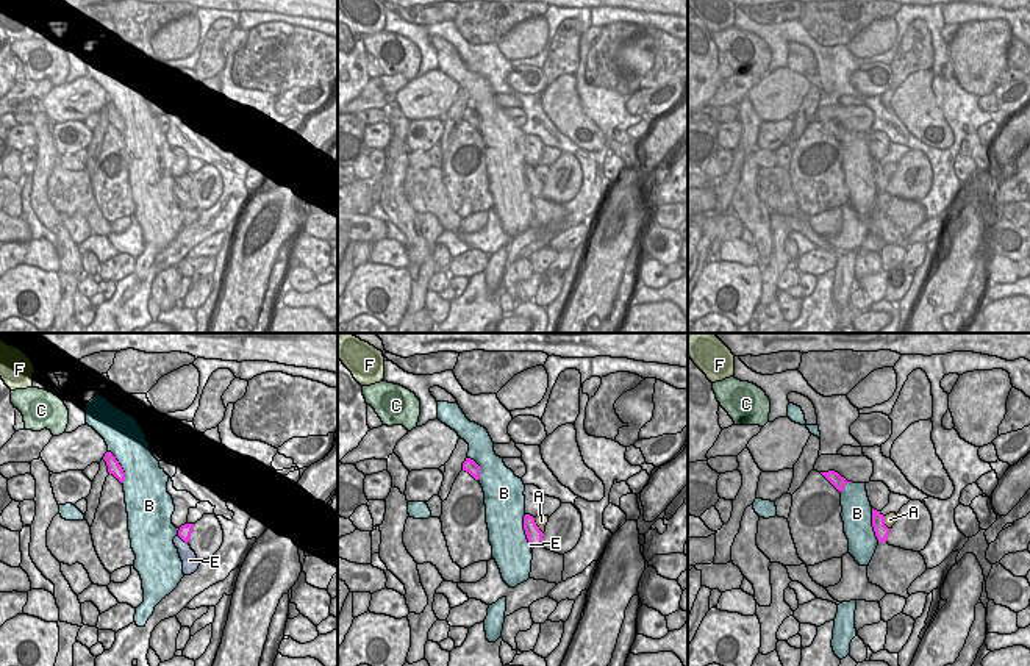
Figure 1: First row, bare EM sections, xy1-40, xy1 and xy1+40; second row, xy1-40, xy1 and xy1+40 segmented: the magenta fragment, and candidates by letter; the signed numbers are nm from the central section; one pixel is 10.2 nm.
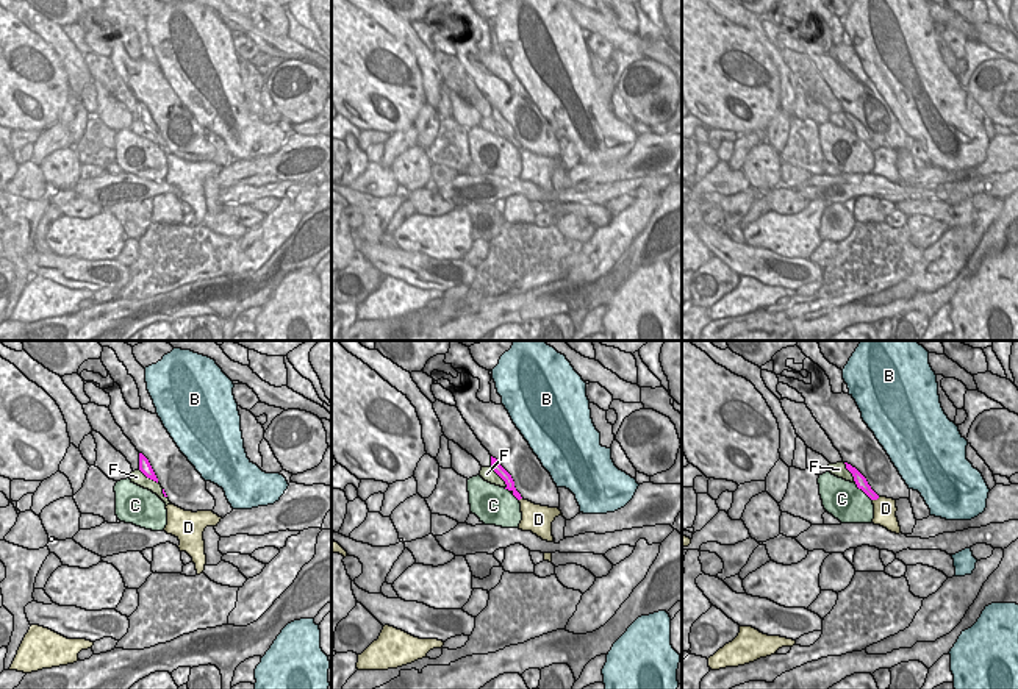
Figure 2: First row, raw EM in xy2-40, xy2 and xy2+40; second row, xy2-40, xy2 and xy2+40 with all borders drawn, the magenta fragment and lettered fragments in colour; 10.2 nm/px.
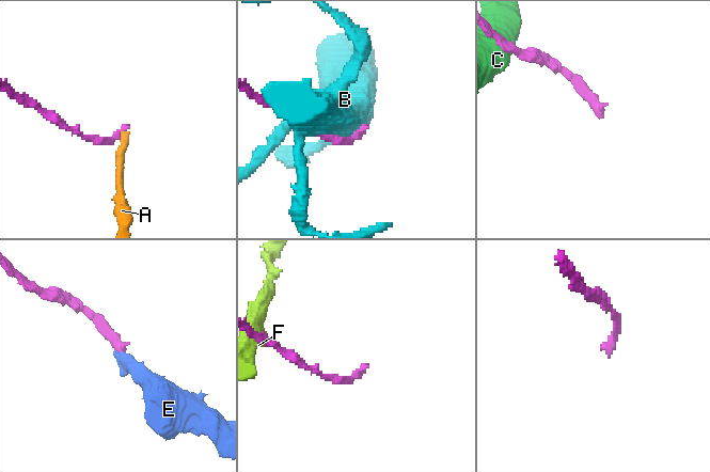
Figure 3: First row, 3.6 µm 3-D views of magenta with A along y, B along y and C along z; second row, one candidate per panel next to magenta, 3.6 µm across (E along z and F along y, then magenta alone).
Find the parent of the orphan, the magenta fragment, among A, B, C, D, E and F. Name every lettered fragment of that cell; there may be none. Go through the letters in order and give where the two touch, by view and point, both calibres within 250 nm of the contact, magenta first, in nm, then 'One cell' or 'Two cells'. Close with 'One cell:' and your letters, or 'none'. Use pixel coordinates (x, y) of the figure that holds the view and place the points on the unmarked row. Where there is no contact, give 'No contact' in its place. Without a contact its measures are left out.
A: Touches magenta at xy1 (536, 175). Thickness 160 nm (magenta) against 130 nm. Two cells
B: Touches magenta at xy1+40 (872, 175). Thickness 140 nm (magenta) against 320 nm. Two cells
C: Touches magenta at xy2+40 (863, 141). Thickness 120 nm (magenta) against 400 nm. Two cells
D: Touches magenta at xy2+40 (876, 149). Thickness 120 nm (magenta) against 220 nm. Two cells
E: Touches magenta at xy1-40 (183, 189). Thickness 130 nm (magenta) against 160 nm. One cell
F: Touches magenta at xy2 (499, 125). Thickness 100 nm (magenta) against 140 nm. Two cells
One cell: E

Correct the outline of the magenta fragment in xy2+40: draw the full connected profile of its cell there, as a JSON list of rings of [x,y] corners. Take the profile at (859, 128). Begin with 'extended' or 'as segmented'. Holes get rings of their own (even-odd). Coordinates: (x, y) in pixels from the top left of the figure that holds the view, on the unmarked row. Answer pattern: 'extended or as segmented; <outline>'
as segmented; [[[848,112],[844,114],[846,114],[846,119],[852,123],[857,137],[862,139],[871,150],[877,150],[879,145],[871,139],[866,128],[851,114]]]

